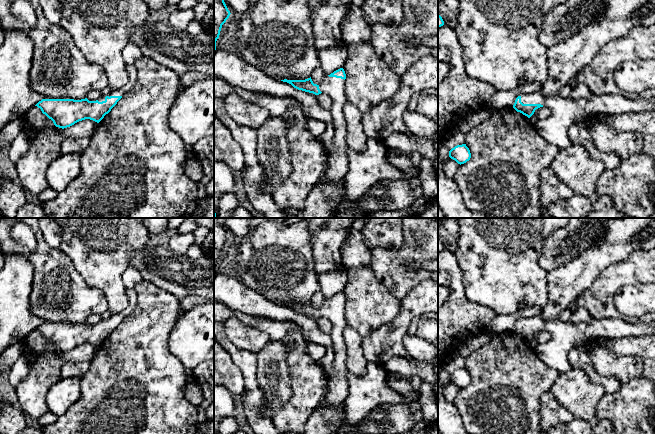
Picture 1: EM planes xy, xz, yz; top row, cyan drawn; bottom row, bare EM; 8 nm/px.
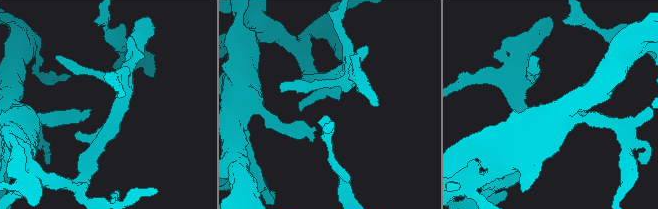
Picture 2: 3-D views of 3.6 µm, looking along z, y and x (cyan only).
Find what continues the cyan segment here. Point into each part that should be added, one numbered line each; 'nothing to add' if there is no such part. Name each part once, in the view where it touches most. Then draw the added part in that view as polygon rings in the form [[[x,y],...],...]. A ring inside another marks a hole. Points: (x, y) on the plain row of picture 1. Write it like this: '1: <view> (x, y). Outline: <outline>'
1: yz (554, 353). Outline: [[[541,314],[520,320],[523,328],[541,328],[552,335],[550,341],[539,343],[533,349],[537,357],[559,374],[571,370],[568,353],[578,342],[590,341],[598,337],[610,339],[655,335],[654,320],[632,324],[621,318],[603,320],[592,318],[588,322],[570,324],[560,321],[558,317],[545,321]]]

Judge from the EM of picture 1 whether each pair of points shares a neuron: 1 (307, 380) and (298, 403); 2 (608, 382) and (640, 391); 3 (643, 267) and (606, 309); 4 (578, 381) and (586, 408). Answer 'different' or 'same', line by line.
1: same
2: different
3: same
4: same

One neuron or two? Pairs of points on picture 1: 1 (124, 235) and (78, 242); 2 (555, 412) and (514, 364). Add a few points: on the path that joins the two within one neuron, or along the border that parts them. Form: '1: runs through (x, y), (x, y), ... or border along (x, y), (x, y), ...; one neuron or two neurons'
1: runs through (113, 235), (97, 235), (89, 238); one neuron
2: border along (548, 388), (539, 399), (539, 418); two neurons

